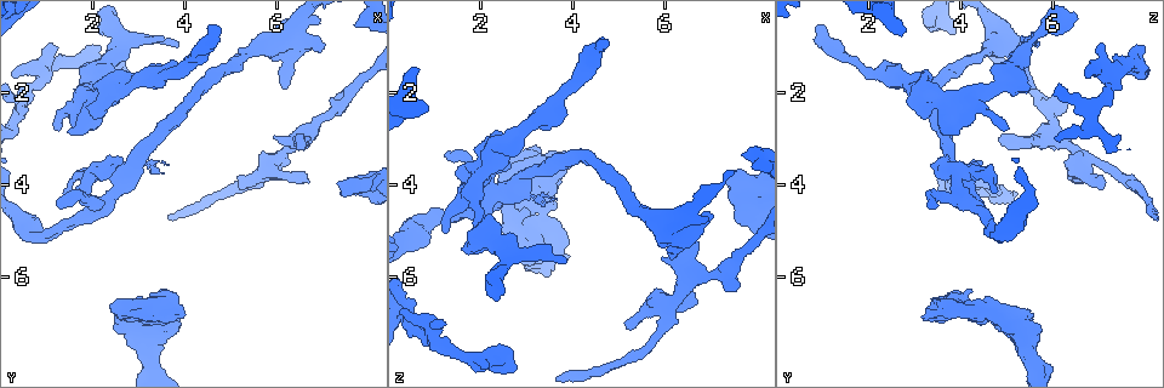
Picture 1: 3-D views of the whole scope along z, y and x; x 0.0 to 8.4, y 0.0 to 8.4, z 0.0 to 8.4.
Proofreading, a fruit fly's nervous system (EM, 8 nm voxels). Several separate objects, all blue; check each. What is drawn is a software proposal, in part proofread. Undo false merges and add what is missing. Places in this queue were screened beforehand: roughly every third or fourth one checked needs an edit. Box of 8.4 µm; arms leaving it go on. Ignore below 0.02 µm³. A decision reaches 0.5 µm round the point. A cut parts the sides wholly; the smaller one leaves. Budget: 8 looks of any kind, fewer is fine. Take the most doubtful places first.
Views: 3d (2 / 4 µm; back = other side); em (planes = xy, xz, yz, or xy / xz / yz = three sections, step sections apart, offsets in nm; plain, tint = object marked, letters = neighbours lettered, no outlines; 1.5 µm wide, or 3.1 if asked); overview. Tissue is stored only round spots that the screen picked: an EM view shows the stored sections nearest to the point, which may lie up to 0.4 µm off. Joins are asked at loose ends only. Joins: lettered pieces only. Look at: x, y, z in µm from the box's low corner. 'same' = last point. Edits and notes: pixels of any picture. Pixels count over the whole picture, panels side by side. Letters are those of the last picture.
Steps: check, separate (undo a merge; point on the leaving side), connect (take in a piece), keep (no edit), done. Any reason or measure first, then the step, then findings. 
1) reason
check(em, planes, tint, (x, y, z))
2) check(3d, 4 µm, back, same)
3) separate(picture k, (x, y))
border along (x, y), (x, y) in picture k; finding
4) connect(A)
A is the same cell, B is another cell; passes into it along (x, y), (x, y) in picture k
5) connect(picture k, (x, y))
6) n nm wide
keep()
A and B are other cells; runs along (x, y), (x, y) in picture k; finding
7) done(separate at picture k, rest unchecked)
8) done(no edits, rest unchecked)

branch stops here
check(3d, 4 µm, (4.75, 0.60, 0.85))

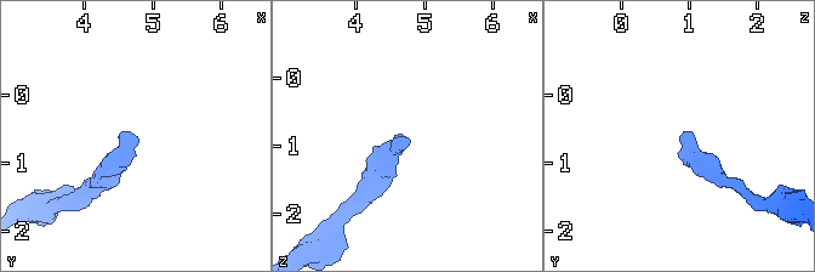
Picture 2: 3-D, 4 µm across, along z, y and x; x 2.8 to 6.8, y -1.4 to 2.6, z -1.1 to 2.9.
need the tissue
check(em, planes, letters, (4.80, 0.65, 0.85))

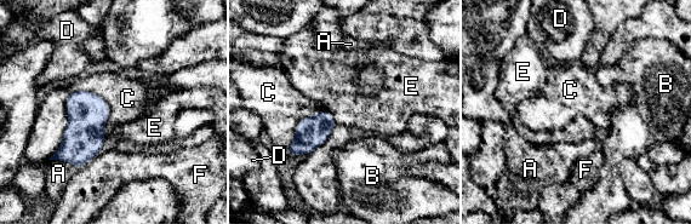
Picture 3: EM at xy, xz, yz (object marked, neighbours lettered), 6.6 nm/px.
190 nm wide
keep()
A, B, C, D, E and F are other cells; no lettered piece goes on from it

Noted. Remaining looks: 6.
an open end
check(em, yz, step 8, letters, (7.25, 3.95, 3.85))

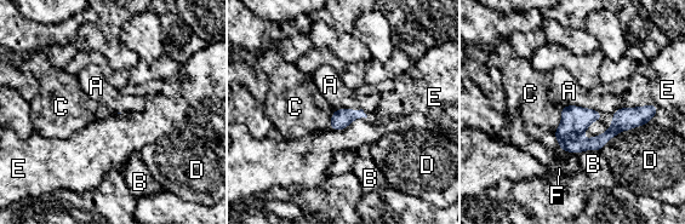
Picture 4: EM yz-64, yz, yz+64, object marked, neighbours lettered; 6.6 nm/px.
keep()
A, B, C, D, E and F are other cells; border along (563, 104), (577, 104), (600, 112) in picture 4; no lettered piece goes on from it

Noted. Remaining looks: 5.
sharp bend
check(em, planes, plain, (2.00, 4.45, 4.15))

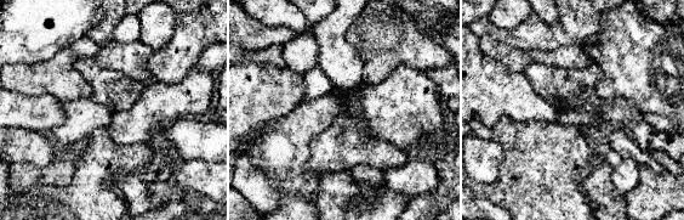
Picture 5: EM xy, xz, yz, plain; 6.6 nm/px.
check(em, planes, letters, same)

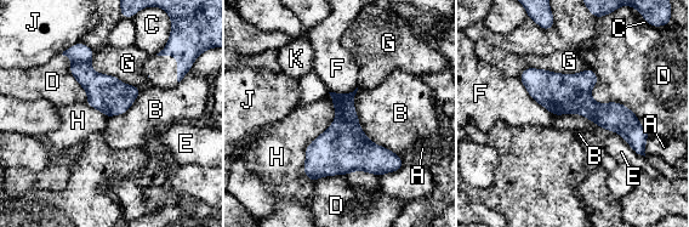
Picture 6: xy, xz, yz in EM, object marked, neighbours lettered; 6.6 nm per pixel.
keep()
A, B, C, D, E, F, G, H, J and K are other cells; border along (588, 67), (591, 96), (638, 118) in picture 6; all the same cell

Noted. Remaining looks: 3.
done(no edits, rest unchecked)

